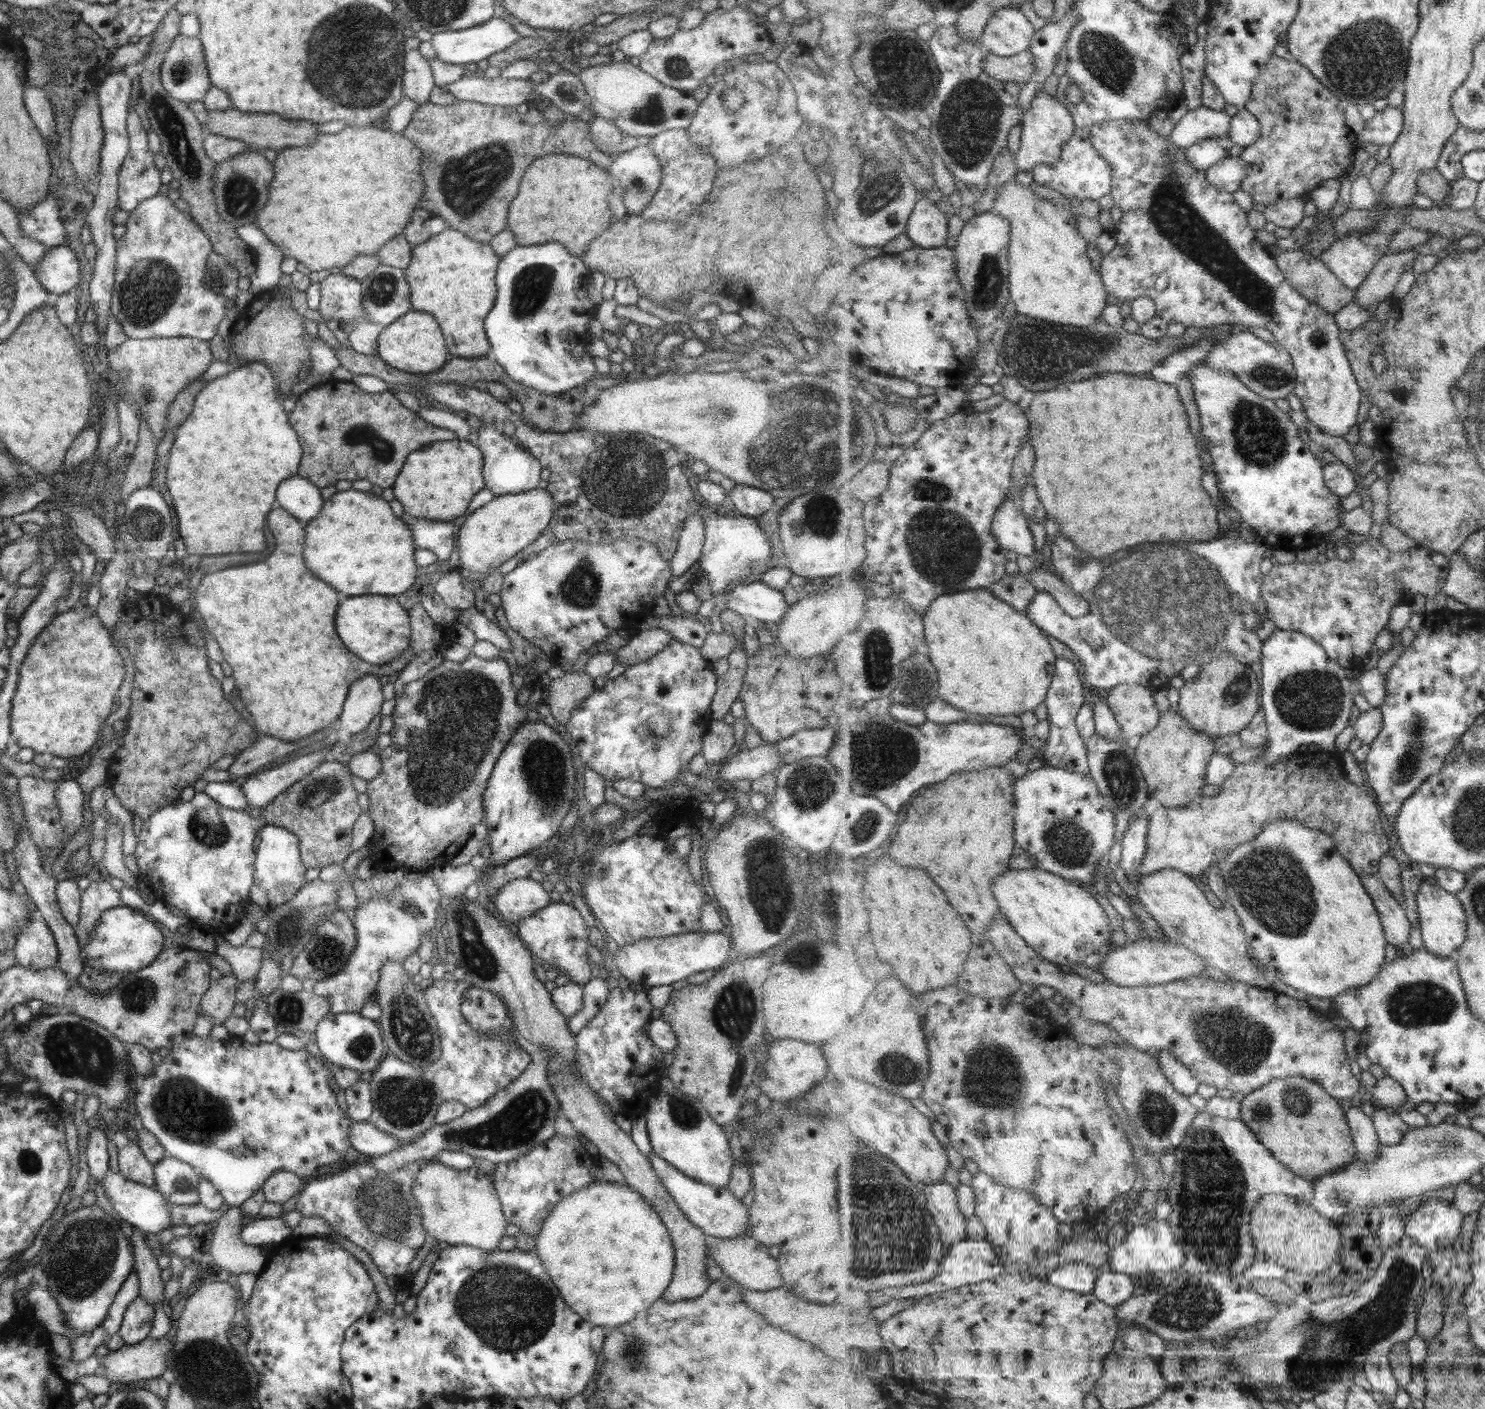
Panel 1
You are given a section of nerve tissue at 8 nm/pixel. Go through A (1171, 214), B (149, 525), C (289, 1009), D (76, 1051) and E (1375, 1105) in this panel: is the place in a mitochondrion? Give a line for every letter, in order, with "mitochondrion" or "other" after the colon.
A: mitochondrion
B: mitochondrion
C: mitochondrion
D: mitochondrion
E: other

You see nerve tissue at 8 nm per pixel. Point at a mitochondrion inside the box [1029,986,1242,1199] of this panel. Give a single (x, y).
(1156, 1113)

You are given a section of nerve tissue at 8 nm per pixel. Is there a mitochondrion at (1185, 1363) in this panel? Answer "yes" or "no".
no

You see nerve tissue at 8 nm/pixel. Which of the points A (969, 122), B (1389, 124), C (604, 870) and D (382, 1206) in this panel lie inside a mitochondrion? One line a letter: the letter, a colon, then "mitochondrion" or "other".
A: mitochondrion
B: other
C: mitochondrion
D: mitochondrion

